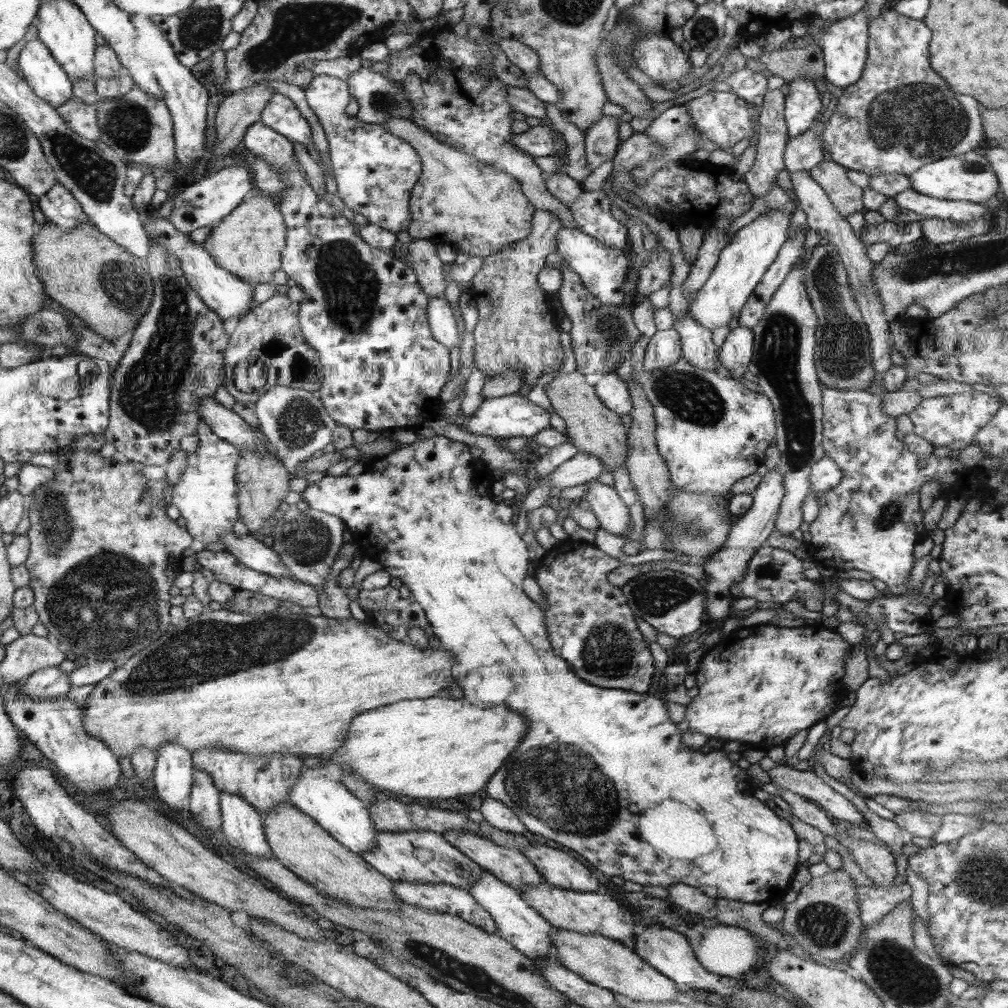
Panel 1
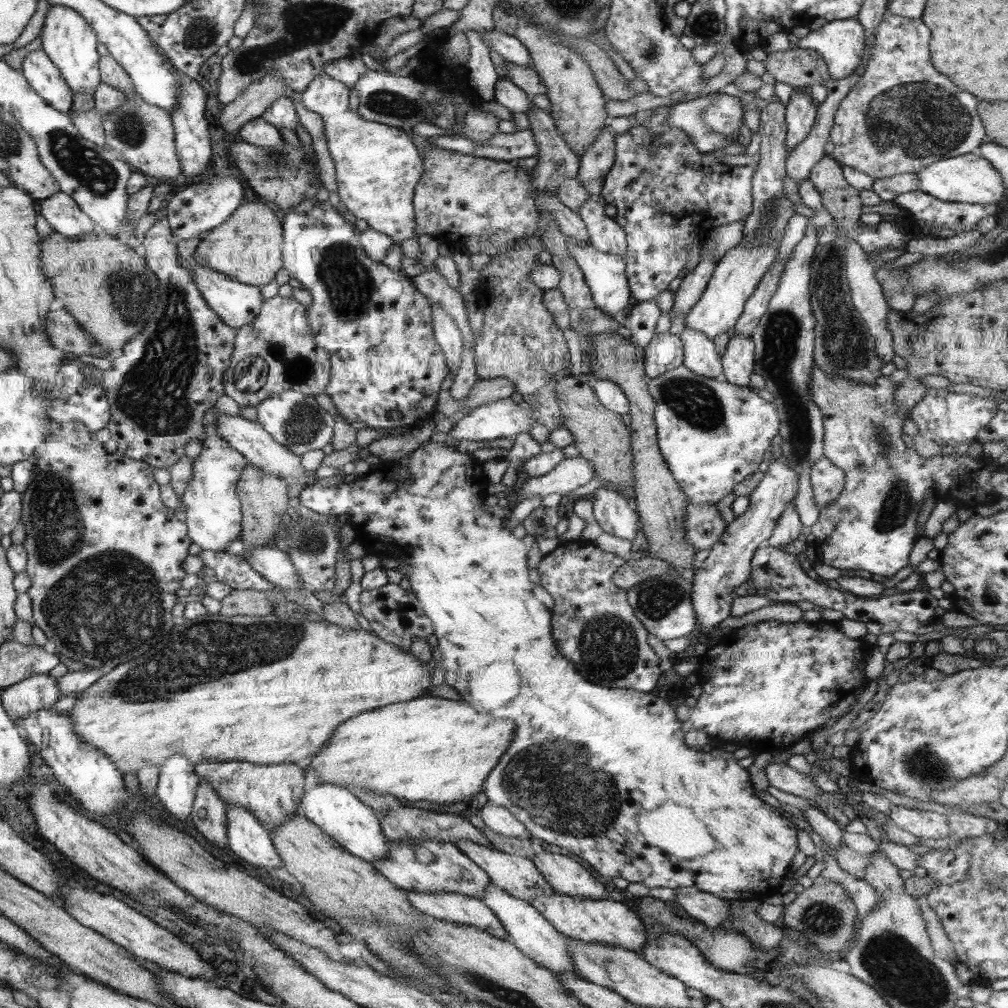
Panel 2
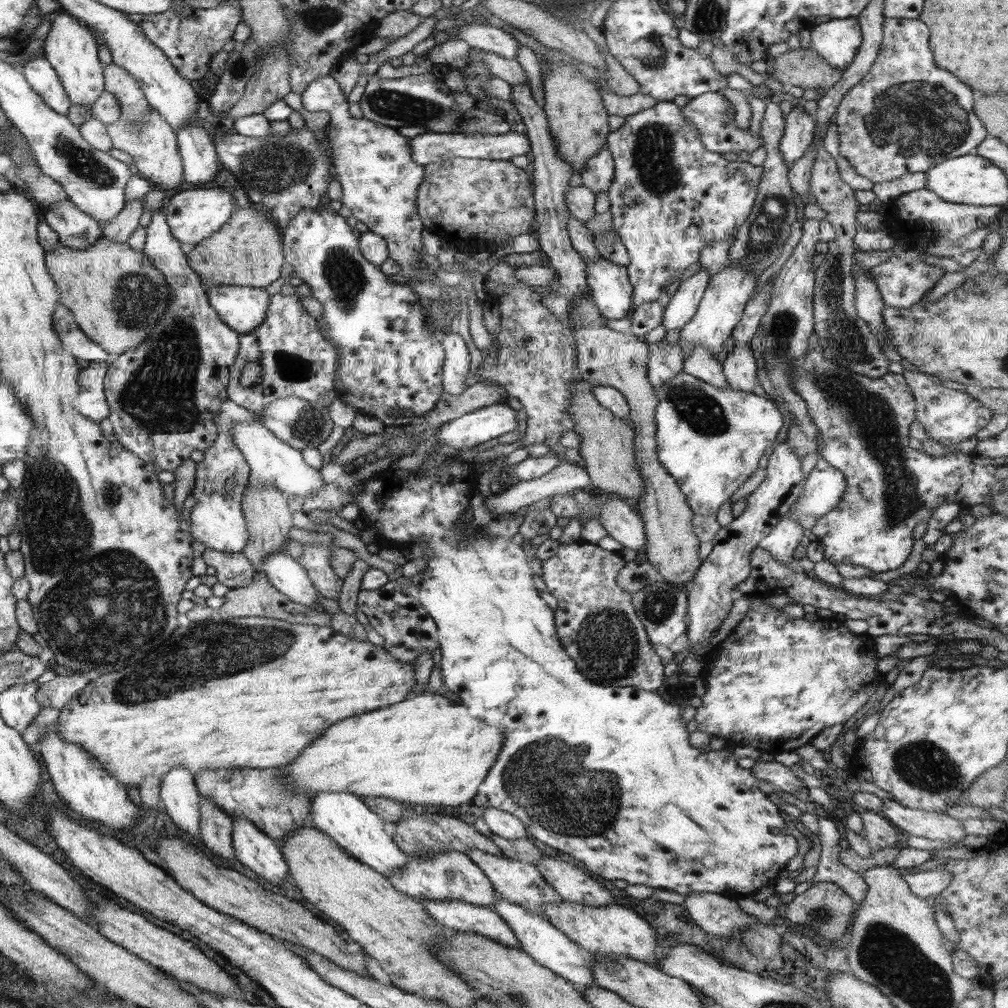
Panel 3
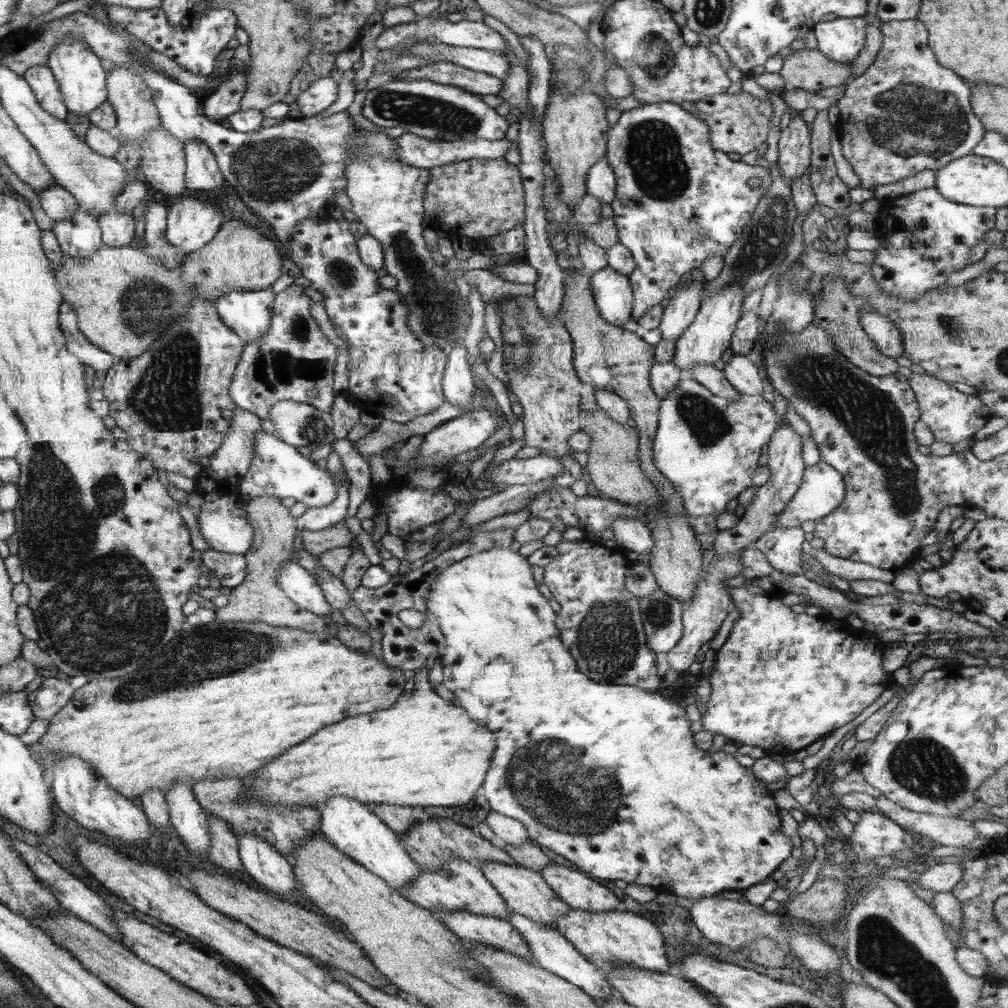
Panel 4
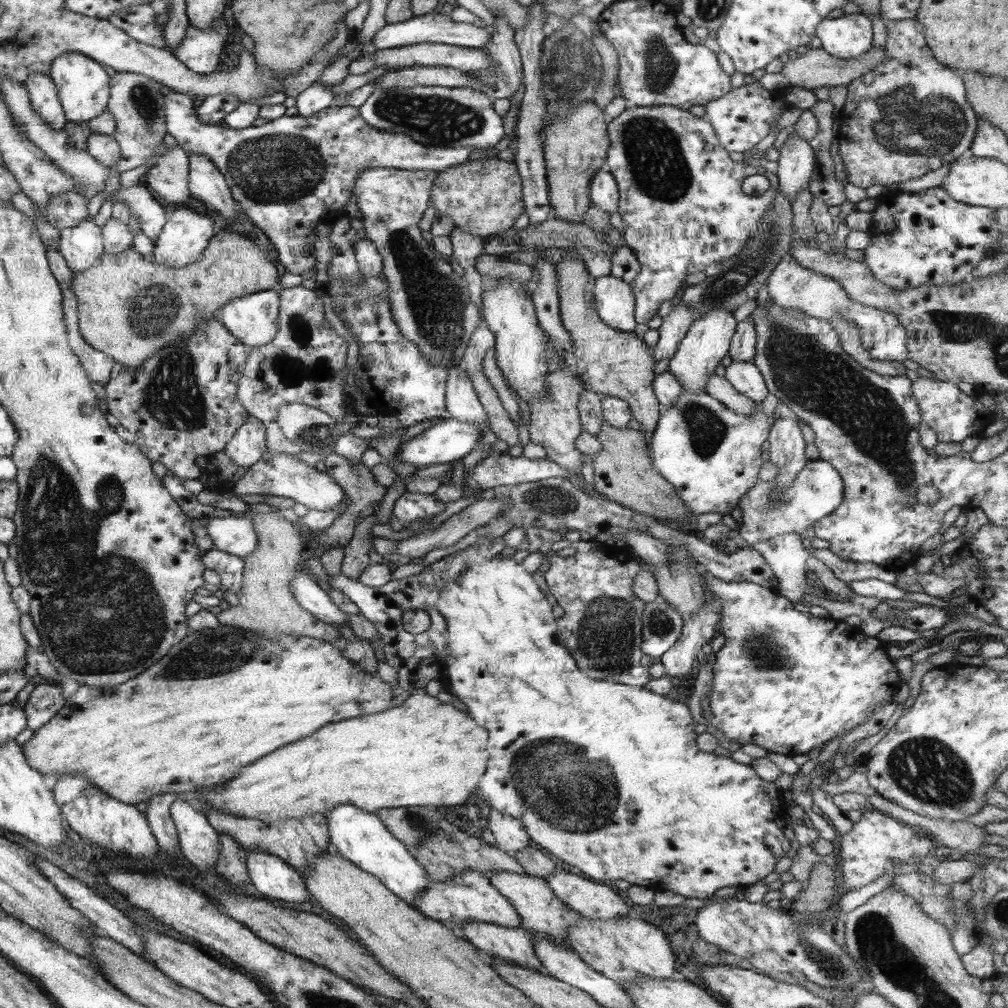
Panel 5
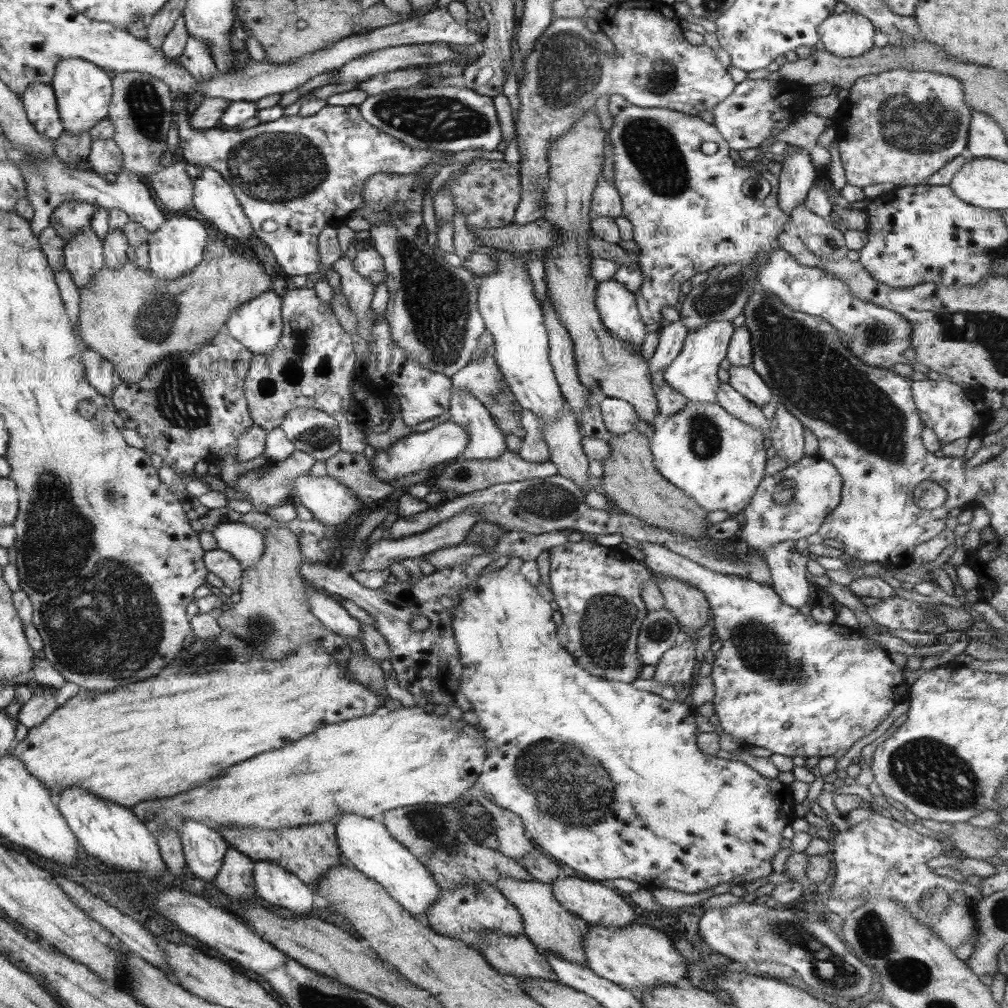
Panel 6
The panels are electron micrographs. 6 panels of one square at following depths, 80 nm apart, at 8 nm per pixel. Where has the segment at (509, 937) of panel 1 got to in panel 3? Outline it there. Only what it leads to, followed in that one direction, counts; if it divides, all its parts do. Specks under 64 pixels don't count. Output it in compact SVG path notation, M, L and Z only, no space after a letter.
M497 893L497 901L492 908L513 928L518 938L518 949L528 954L536 963L548 968L557 976L564 978L574 984L578 989L586 990L586 986L594 985L594 976L590 962L586 958L577 943L569 940L560 930L552 926L542 915L528 912L517 904L508 902Z

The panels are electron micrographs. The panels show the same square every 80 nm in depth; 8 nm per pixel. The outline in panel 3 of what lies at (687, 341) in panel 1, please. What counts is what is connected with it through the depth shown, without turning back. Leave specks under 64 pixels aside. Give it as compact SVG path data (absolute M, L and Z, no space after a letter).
M697 344L691 350L691 354L684 359L683 371L702 382L726 390L729 388L729 384L723 373L723 366L715 358L716 356L711 356L707 348Z

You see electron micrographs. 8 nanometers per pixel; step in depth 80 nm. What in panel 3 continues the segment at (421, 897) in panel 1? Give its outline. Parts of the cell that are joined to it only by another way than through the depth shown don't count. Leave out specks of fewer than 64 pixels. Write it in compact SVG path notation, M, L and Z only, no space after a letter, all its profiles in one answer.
M418 900L440 922L443 928L458 932L478 932L478 935L518 949L513 928L492 907L474 906L461 900Z

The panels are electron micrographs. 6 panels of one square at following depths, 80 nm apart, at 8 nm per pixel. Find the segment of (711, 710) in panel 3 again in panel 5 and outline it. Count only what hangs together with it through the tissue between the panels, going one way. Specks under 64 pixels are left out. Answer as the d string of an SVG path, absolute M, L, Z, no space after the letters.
M714 575L705 582L706 590L720 601L722 611L717 634L726 639L724 646L714 653L713 685L709 694L710 712L714 716L707 724L721 730L726 741L741 746L754 744L768 753L791 757L807 754L867 722L884 700L894 701L903 681L888 656L885 642L877 636L865 635L860 627L850 626L842 619L798 612L784 596L754 582L726 582Z

